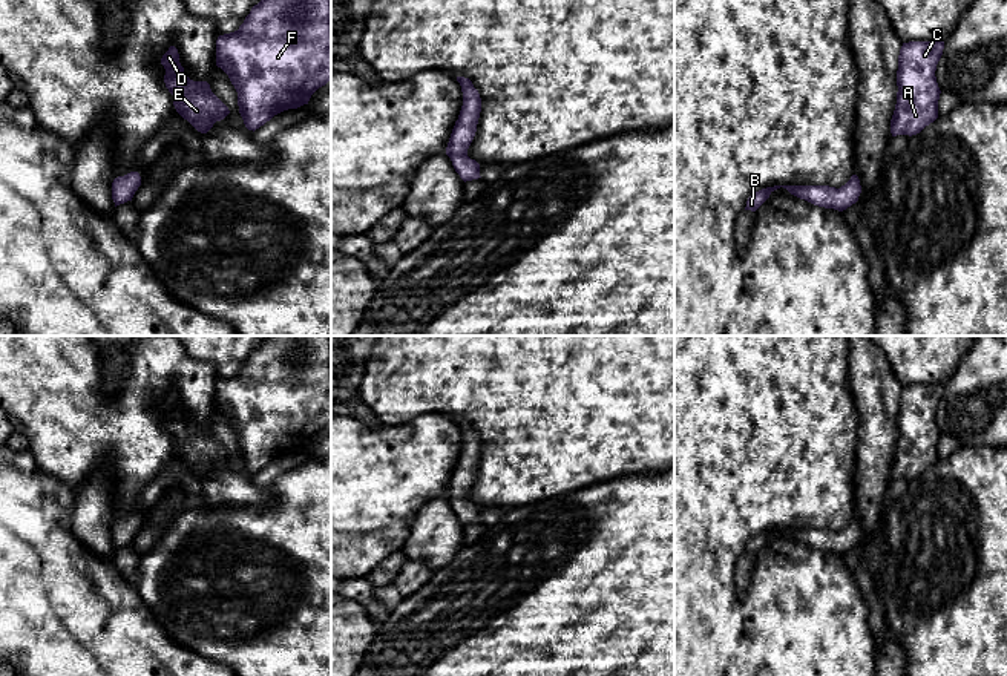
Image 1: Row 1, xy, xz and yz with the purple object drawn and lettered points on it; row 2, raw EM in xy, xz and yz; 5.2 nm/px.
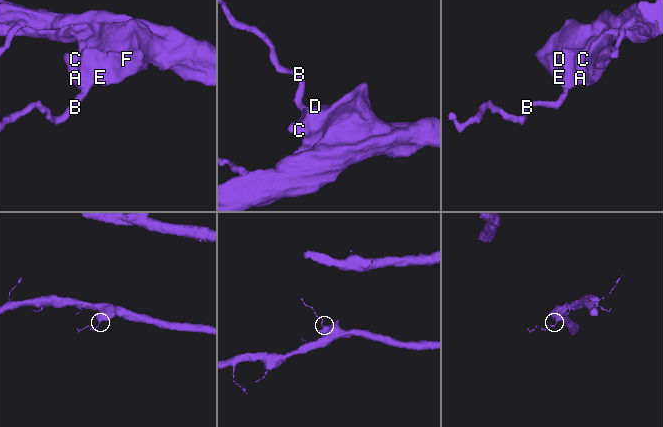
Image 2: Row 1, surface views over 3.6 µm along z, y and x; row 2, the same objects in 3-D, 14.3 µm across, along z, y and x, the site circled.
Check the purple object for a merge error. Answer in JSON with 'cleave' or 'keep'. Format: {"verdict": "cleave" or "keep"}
{"verdict": "keep"}

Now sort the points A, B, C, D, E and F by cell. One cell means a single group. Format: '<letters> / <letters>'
A B C D E F

